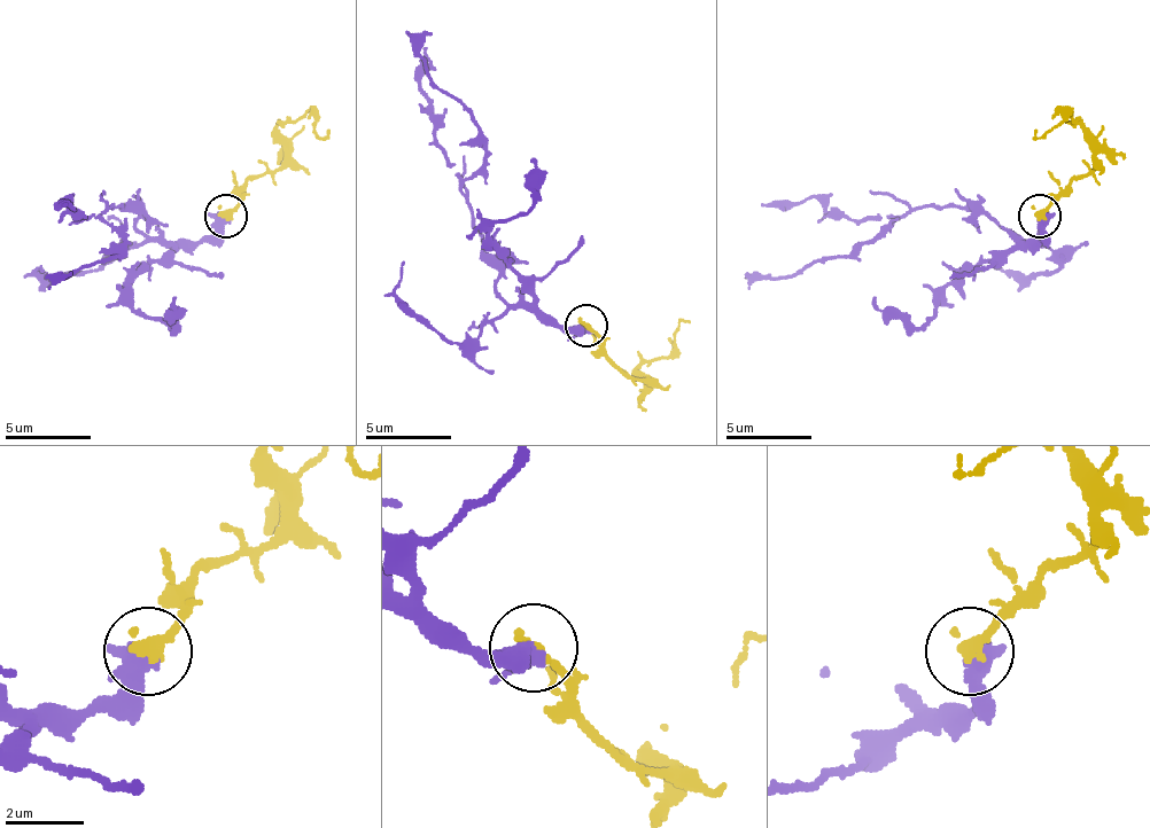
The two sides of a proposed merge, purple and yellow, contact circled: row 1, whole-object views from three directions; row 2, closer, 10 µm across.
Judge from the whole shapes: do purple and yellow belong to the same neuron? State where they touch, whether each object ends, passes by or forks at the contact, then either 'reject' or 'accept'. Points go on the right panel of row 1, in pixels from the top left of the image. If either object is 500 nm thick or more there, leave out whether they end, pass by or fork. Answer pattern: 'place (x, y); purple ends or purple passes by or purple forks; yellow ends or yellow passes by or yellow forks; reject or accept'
place (1039, 216); purple passes by; yellow ends; accept

